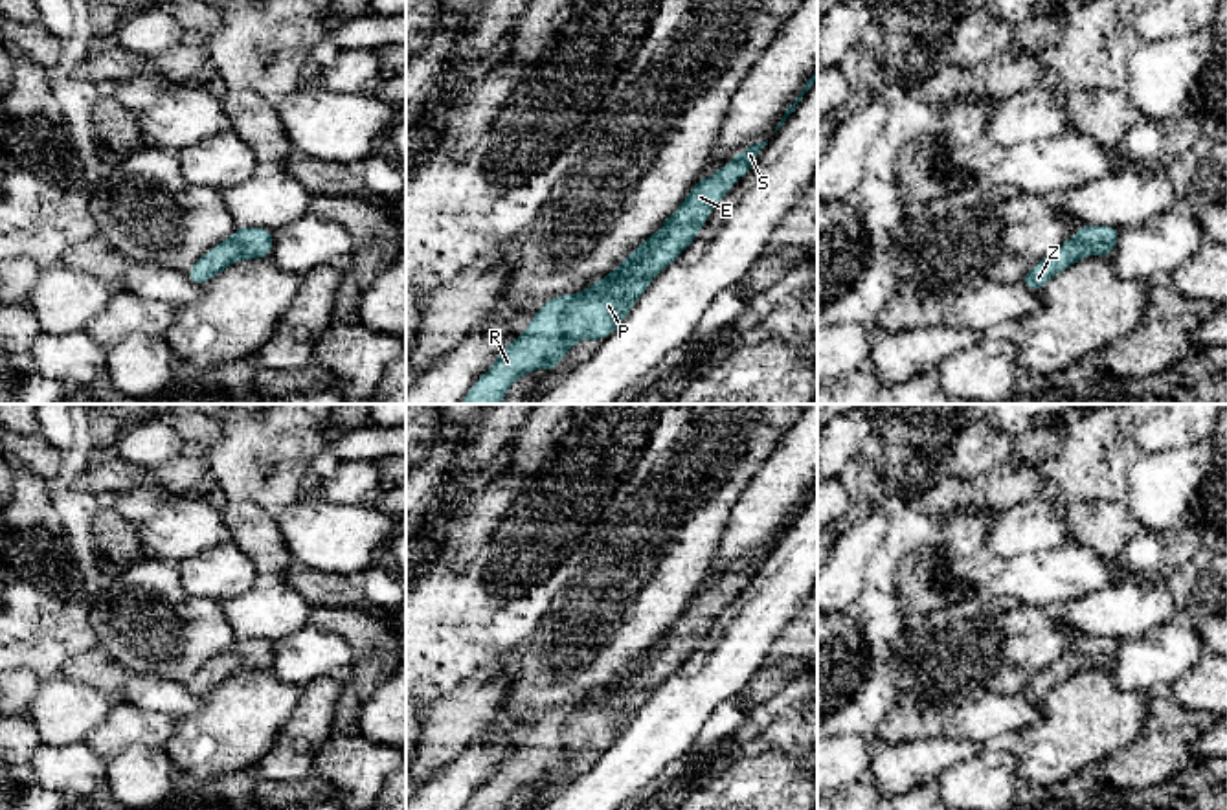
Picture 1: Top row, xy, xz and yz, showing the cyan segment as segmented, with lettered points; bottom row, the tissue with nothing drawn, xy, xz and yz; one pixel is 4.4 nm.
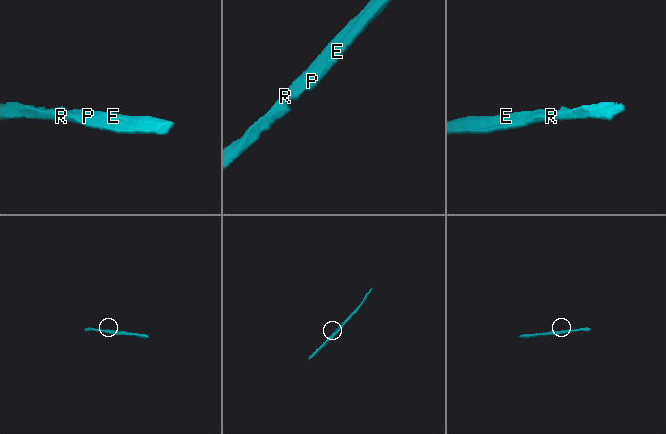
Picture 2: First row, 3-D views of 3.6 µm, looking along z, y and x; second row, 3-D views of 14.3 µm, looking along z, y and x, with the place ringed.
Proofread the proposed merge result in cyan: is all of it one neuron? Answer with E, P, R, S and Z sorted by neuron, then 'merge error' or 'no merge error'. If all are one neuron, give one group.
E P R S Z | no merge error

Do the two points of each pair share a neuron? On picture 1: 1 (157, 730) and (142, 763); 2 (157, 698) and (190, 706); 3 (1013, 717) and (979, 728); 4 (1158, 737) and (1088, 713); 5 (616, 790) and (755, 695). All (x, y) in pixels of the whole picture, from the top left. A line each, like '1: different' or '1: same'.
1: different
2: same
3: same
4: different
5: different

